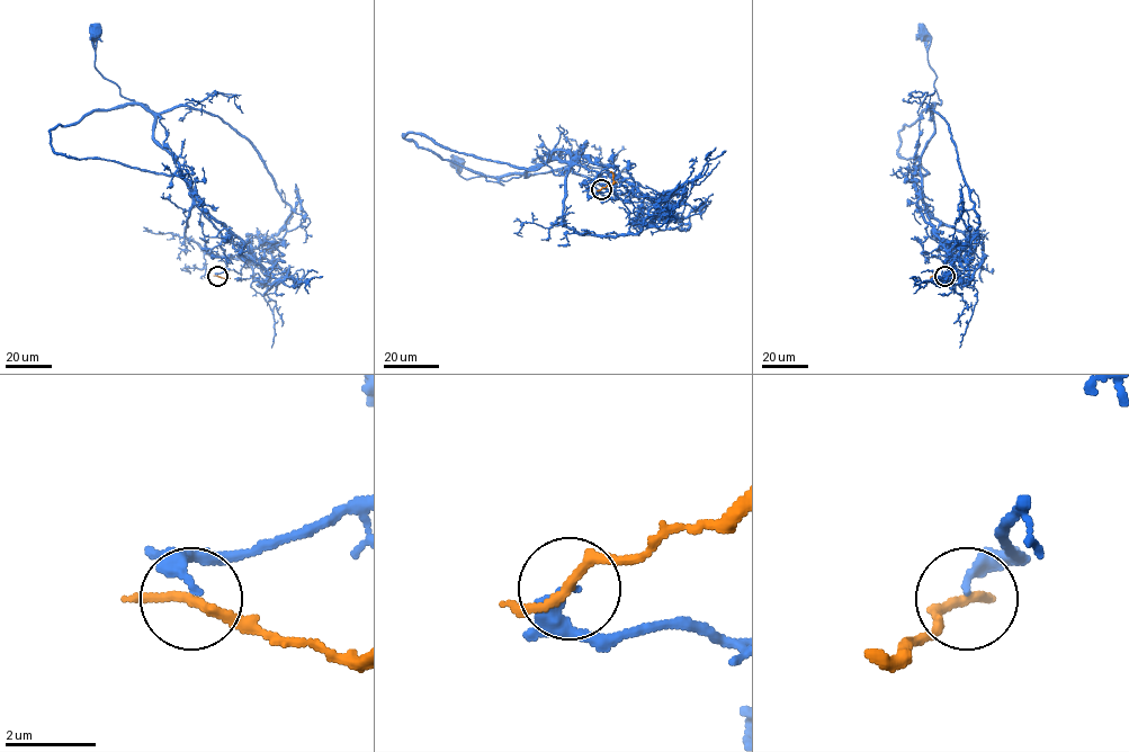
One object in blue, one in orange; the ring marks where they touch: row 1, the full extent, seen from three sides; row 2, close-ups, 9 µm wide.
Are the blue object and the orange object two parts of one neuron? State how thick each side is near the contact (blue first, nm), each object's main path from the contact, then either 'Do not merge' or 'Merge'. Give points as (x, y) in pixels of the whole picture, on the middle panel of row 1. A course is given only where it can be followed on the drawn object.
Thickness 240 nm (blue) against 200 nm. Course of blue: (601, 189), (620, 198), (636, 234), (644, 196), (584, 158), (548, 159), (502, 184), (463, 178), (457, 162). Course of orange: (601, 189), (614, 181), (610, 171). Do not merge

